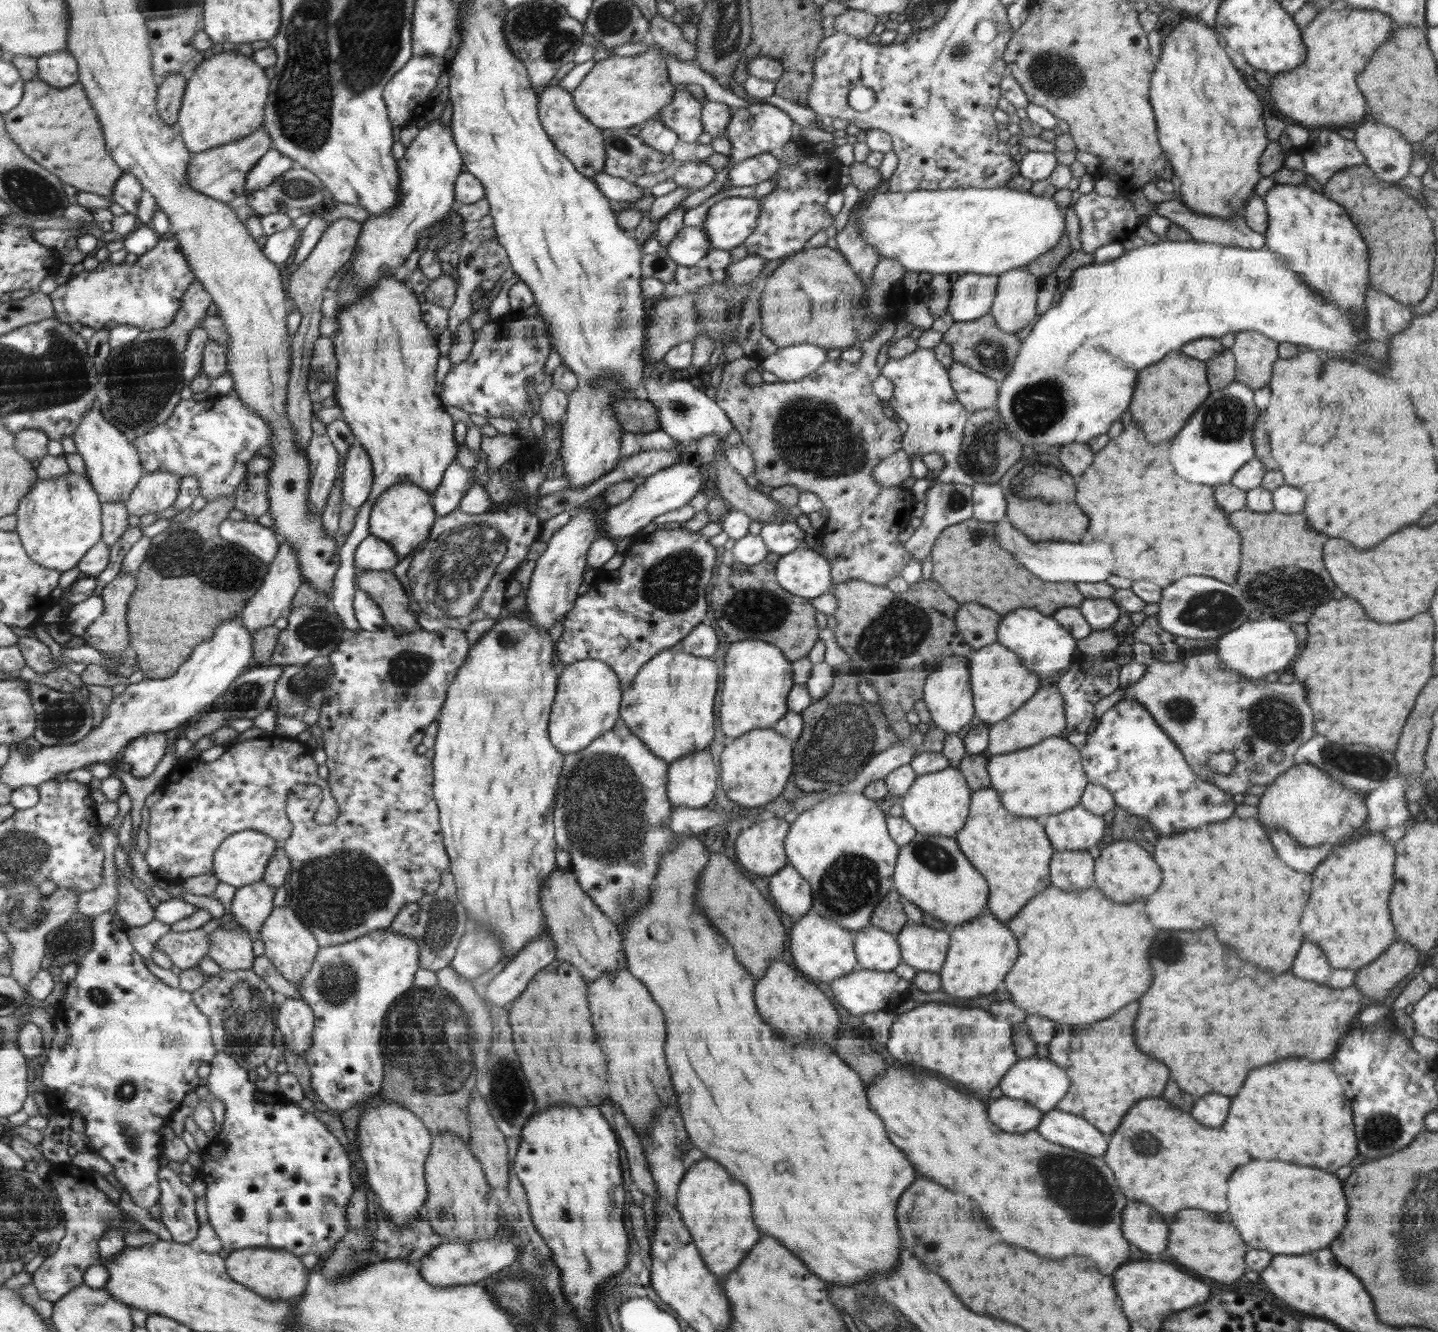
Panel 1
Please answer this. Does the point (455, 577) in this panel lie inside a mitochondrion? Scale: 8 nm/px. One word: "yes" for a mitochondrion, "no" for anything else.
yes

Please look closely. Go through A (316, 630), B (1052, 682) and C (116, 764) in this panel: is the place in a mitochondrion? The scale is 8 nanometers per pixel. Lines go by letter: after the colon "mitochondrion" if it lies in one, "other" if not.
A: mitochondrion
B: other
C: other

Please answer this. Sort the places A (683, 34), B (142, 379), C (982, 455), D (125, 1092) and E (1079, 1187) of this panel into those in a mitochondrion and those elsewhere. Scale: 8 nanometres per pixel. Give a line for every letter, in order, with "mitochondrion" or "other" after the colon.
A: other
B: mitochondrion
C: mitochondrion
D: mitochondrion
E: mitochondrion

